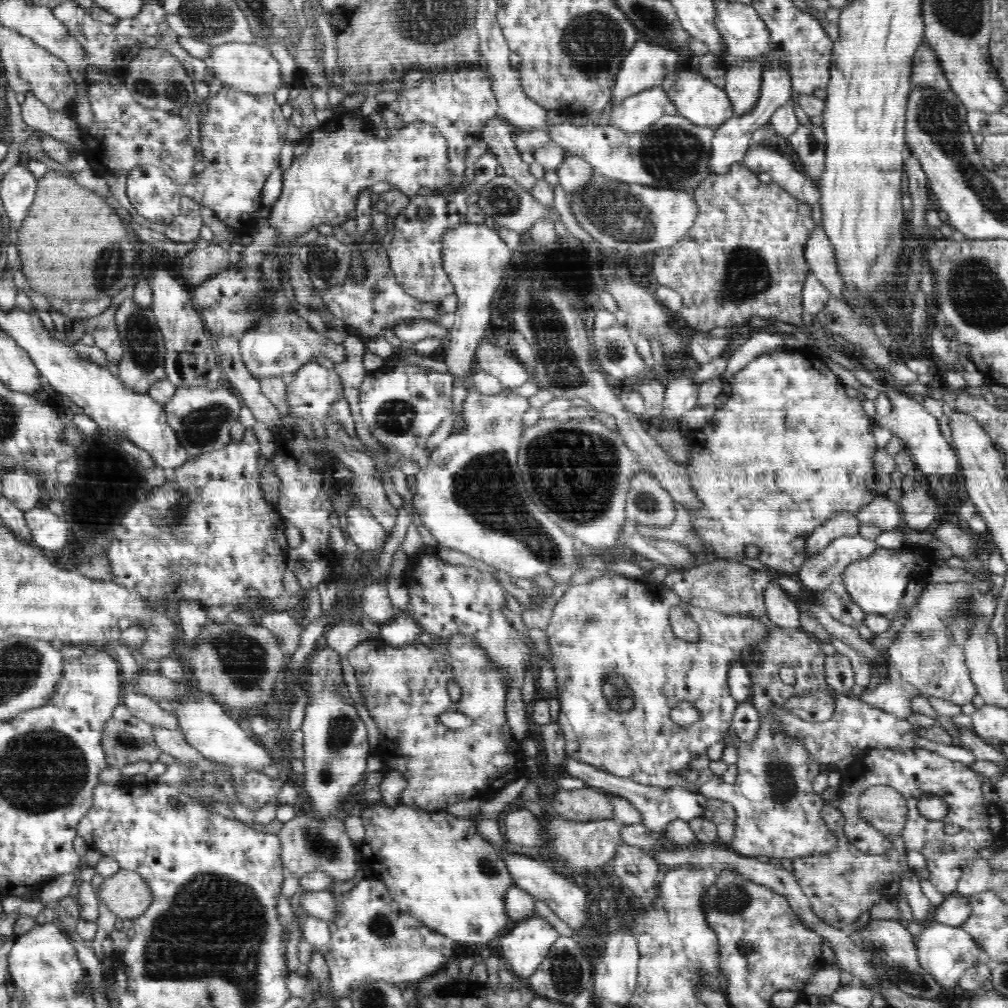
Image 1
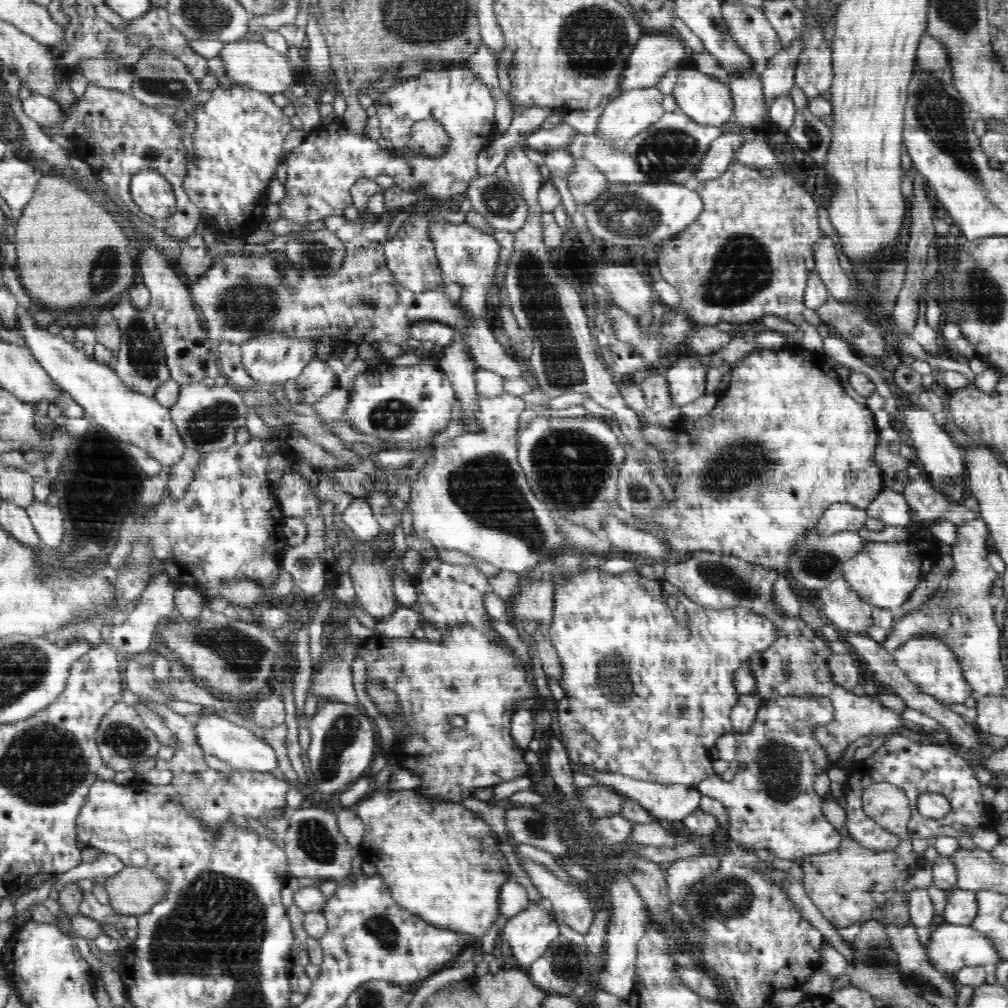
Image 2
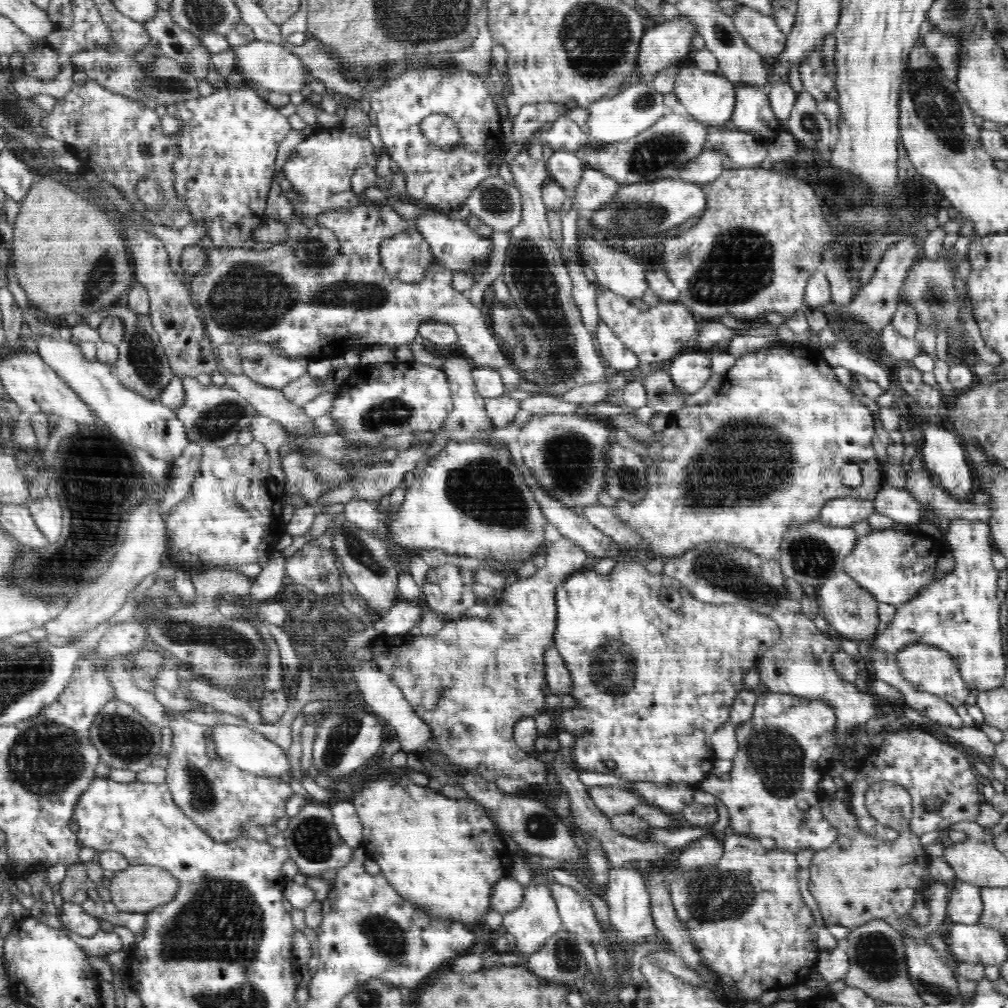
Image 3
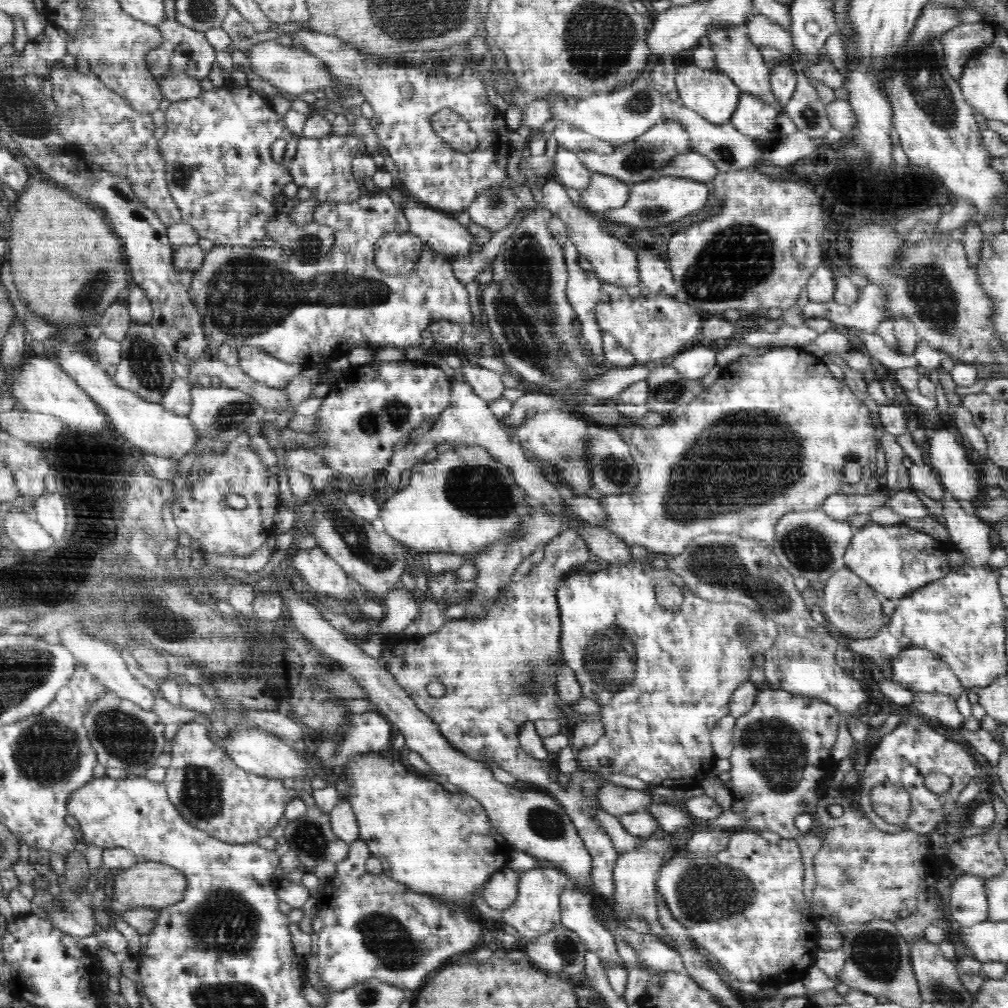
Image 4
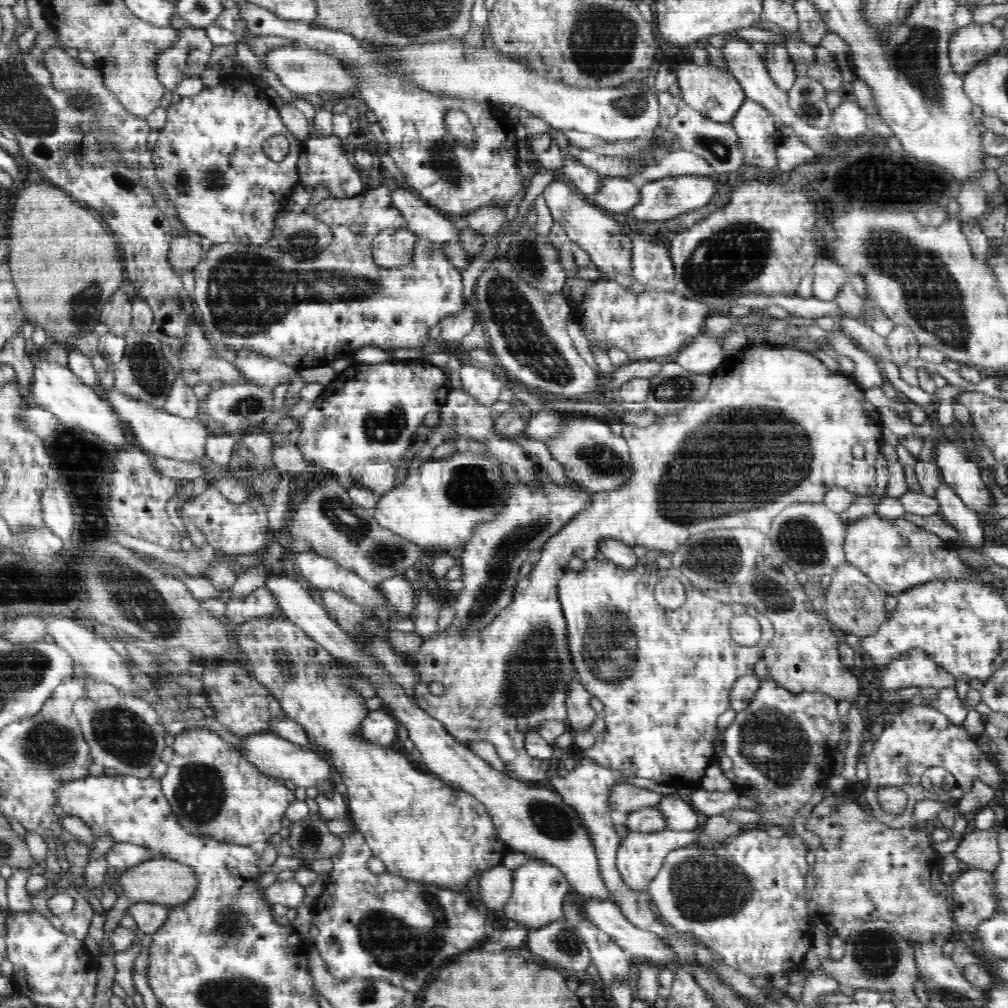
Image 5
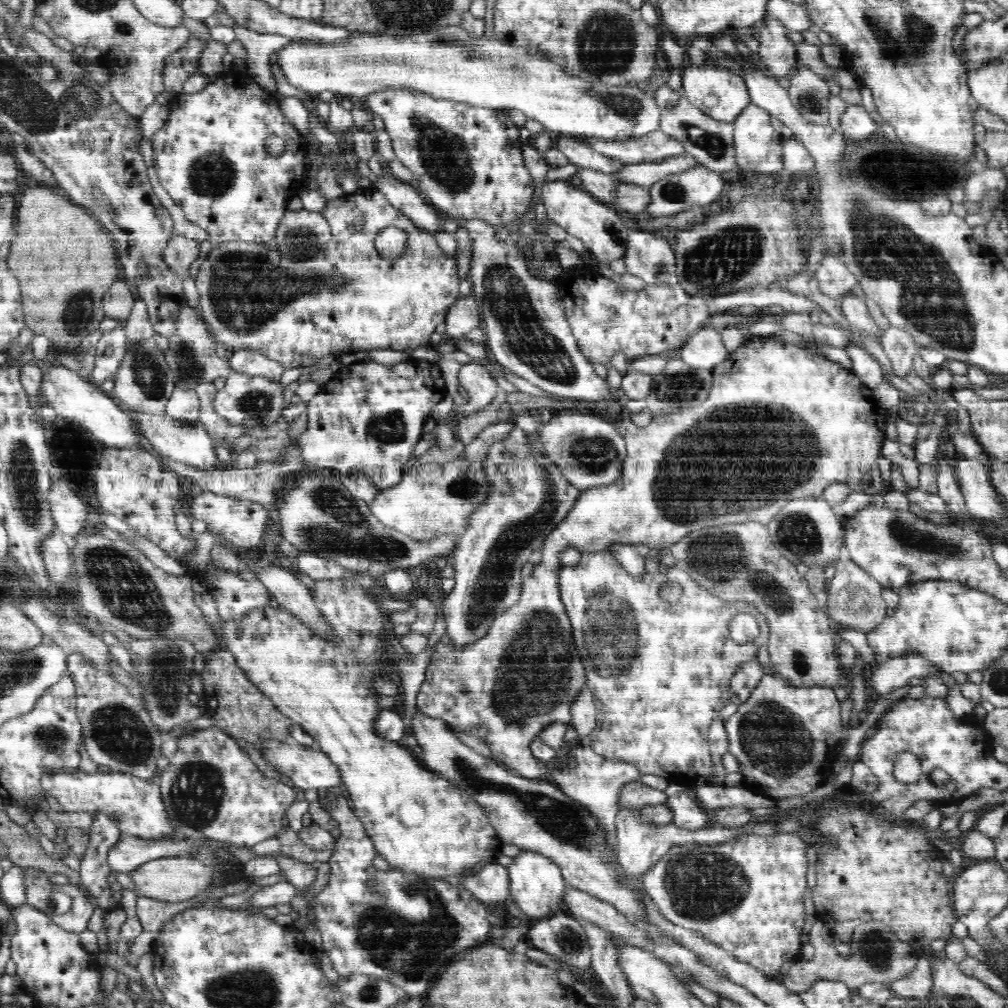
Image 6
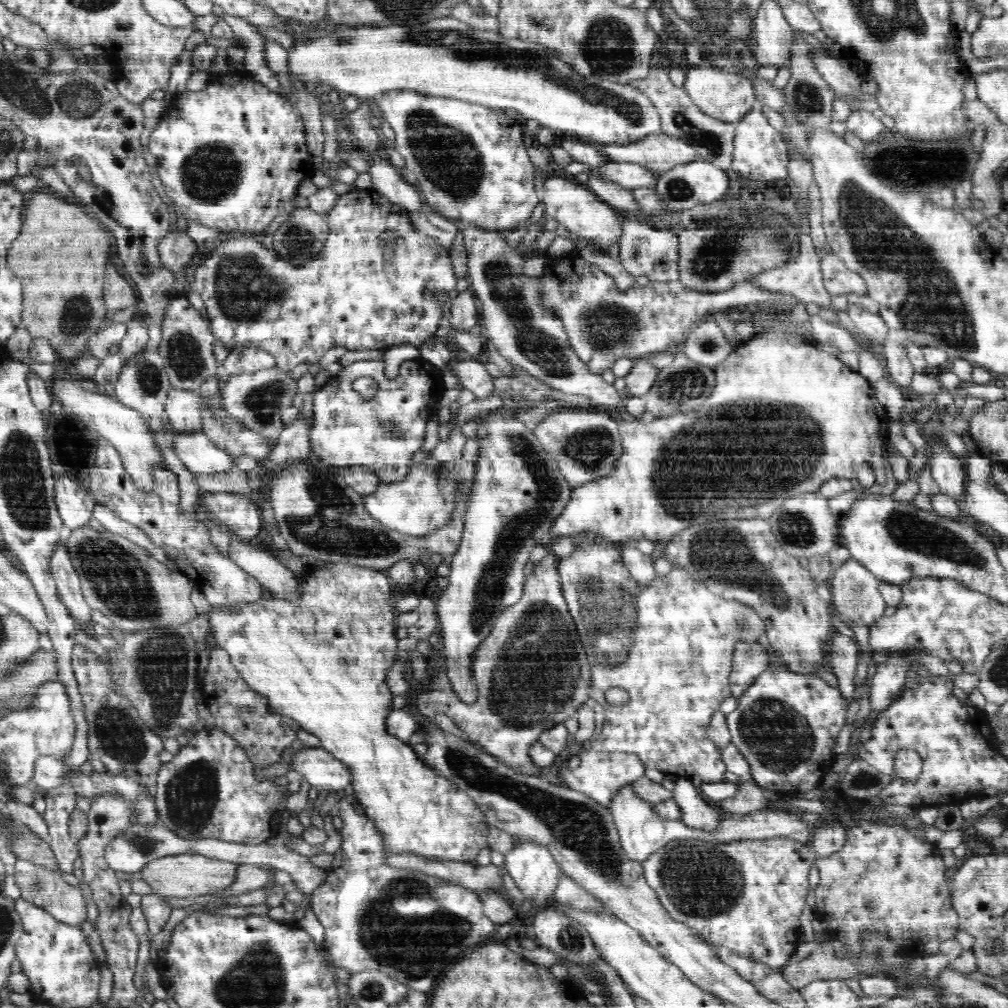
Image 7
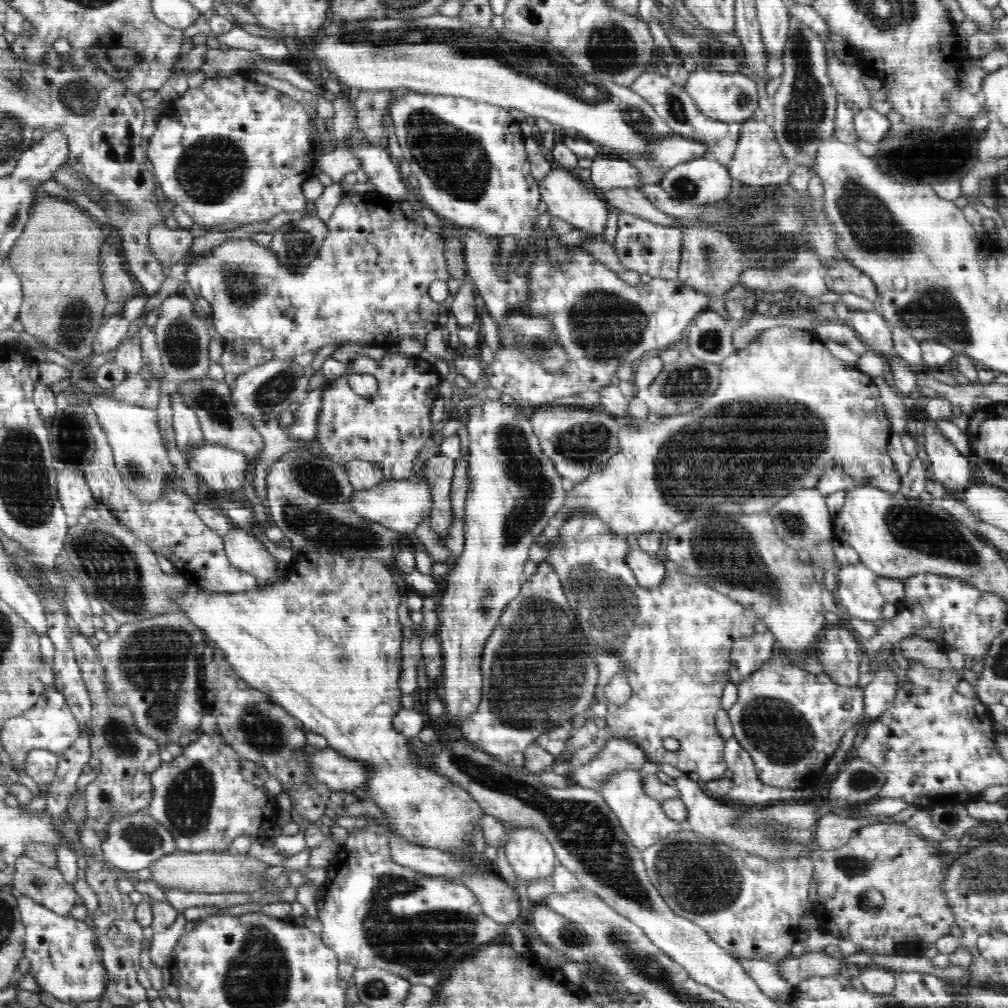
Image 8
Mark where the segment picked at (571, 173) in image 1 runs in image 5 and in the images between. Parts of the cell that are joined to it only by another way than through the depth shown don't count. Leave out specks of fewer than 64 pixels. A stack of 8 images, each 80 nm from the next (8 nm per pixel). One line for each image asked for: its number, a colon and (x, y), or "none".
2: (585, 182)
3: (595, 188)
4: (604, 192)
5: (615, 194)

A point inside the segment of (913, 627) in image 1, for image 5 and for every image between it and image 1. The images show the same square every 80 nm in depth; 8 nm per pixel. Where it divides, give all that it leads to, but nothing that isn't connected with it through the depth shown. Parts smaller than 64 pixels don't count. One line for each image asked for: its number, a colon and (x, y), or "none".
2: (928, 662)
3: (929, 669)
4: (918, 669)
5: (915, 668)

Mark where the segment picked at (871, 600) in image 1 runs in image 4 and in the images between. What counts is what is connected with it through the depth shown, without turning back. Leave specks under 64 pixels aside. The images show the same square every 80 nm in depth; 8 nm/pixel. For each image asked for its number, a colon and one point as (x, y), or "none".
2: (883, 574)
3: (893, 567)
4: (895, 560)

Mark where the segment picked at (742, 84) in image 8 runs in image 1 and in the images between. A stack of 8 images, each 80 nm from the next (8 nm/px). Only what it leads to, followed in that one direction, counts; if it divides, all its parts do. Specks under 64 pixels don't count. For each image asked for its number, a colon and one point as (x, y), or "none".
1: (705, 104)
2: (706, 100)
3: (709, 98)
4: (712, 94)
5: (712, 91)
6: (716, 91)
7: (728, 97)

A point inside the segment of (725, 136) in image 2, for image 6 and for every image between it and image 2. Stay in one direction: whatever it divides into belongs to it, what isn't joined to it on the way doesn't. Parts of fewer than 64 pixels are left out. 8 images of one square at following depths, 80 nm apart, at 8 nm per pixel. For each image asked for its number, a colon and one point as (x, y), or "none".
3: (708, 166)
4: (693, 165)
5: (677, 162)
6: (644, 174)

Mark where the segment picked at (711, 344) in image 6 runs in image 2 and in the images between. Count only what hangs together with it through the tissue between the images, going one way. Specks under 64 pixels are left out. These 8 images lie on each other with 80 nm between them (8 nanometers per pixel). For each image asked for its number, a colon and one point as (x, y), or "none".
2: (686, 377)
3: (689, 371)
4: (695, 362)
5: (705, 353)

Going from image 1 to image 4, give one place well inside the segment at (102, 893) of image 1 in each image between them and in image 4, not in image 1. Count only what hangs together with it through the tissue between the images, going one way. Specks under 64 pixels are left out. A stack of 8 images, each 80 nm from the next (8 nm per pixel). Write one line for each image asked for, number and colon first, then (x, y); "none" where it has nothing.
2: (134, 891)
3: (138, 888)
4: (147, 884)

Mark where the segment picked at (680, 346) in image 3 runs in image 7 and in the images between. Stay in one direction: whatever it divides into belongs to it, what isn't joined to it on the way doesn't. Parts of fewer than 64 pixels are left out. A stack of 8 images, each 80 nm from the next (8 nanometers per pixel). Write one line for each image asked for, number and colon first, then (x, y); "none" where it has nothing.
4: (651, 328)
5: (652, 324)
6: (605, 321)
7: (603, 324)

